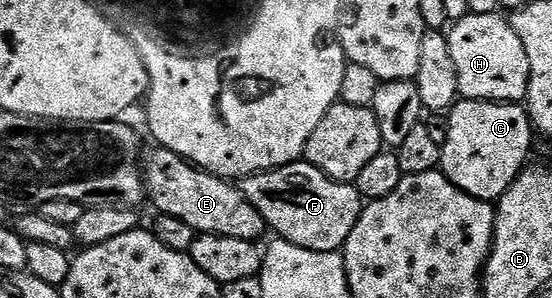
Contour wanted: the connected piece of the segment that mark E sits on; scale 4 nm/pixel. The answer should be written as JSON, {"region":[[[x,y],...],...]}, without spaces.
{"region":[[[152,147],[152,152],[142,157],[141,167],[143,170],[143,183],[146,195],[149,197],[149,204],[156,209],[156,213],[181,218],[181,222],[189,222],[197,234],[204,236],[224,236],[225,238],[241,238],[242,240],[258,241],[262,232],[268,231],[267,223],[256,207],[248,198],[242,194],[239,186],[232,181],[224,180],[221,176],[215,176],[211,172],[204,172],[201,168],[196,168],[188,160],[182,160],[177,154],[173,154],[168,148]]]}

